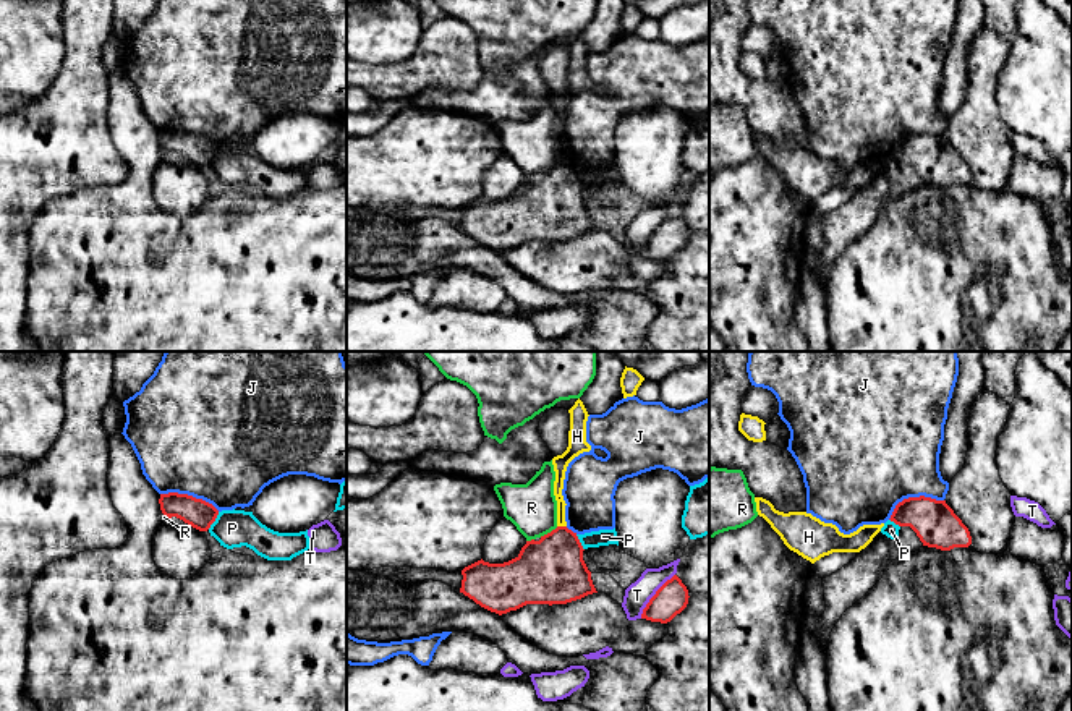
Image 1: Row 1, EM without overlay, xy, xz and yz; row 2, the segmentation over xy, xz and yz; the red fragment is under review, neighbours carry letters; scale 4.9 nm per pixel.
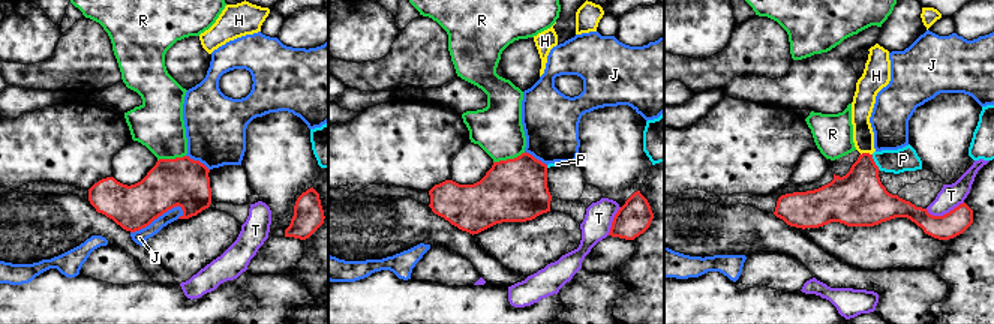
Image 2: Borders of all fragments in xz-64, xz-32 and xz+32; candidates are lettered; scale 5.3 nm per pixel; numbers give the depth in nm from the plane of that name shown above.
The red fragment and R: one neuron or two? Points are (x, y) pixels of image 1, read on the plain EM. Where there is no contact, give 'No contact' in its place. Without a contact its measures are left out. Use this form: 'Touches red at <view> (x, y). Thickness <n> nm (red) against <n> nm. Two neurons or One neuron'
Touches red at xz (548, 170). Thickness 320 nm (red) against 240 nm. Two neurons

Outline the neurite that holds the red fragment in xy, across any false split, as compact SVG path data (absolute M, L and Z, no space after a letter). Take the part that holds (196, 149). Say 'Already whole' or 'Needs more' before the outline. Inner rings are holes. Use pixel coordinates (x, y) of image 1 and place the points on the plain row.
Already whole. M160 131L159 141L164 154L177 154L199 168L207 168L219 152L212 141L188 131Z

